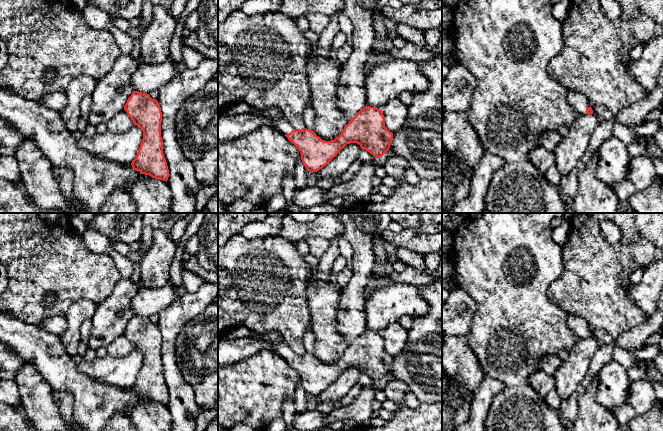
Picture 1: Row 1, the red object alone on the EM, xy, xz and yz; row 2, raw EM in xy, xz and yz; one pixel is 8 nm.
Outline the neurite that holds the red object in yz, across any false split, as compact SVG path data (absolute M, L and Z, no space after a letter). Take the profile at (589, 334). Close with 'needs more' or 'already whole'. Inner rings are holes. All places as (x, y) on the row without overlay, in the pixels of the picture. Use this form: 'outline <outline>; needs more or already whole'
outline M570 315L568 326L579 338L593 338L587 321L580 316Z; needs more

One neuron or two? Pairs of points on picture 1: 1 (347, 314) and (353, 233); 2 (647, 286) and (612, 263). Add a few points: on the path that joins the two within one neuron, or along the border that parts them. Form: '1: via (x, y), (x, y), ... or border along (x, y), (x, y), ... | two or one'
1: via (354, 294), (361, 278), (361, 253) | one
2: border along (630, 285), (628, 297), (639, 307) | two

